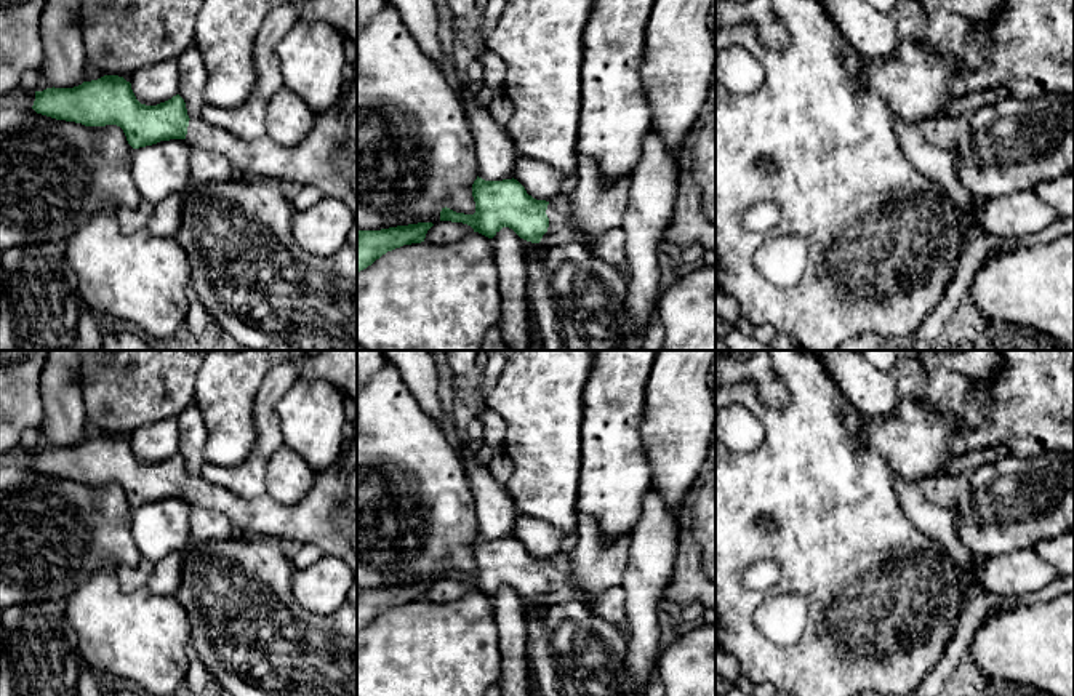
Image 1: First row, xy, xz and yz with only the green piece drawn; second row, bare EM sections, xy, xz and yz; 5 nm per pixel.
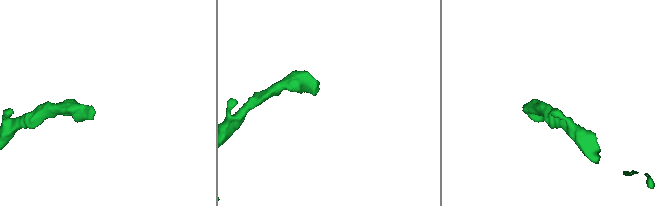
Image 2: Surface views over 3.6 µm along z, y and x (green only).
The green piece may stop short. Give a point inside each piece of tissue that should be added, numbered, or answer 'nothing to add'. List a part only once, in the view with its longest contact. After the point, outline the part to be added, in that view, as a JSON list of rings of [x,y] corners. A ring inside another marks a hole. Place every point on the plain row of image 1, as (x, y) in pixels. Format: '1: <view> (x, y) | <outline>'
1: xz (559, 591) | [[[555,555],[549,560],[546,573],[549,576],[547,590],[541,600],[547,605],[575,603],[578,598],[576,589],[568,581],[570,555]]]

